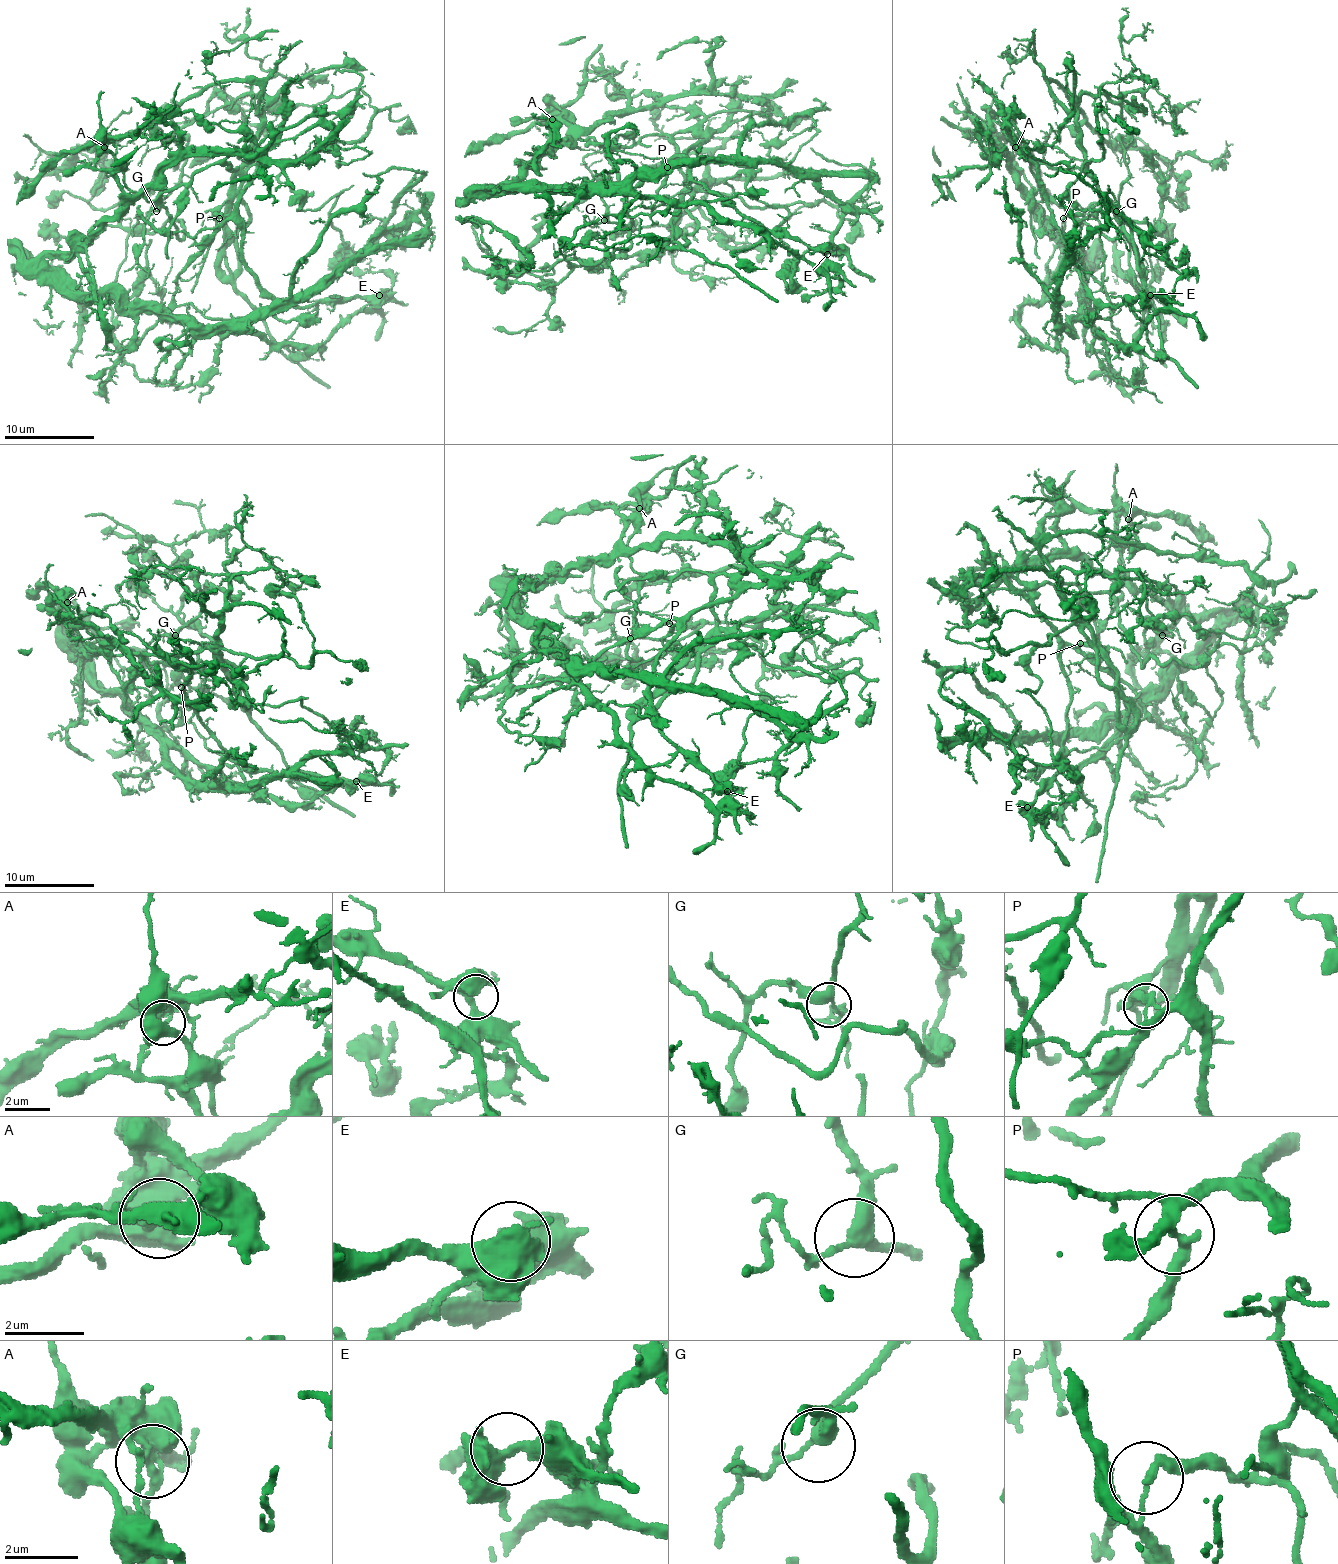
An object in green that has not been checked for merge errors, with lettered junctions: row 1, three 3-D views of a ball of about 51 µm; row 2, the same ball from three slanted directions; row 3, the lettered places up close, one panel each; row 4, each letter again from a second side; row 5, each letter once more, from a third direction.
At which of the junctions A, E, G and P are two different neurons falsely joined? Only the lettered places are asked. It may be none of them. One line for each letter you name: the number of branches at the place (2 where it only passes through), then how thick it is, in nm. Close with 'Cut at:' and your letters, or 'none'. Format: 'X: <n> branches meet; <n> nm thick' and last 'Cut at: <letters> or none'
A: 2 branches meet; 420 nm thick
P: 2 branches meet; 240 nm thick
Cut at: A, P

